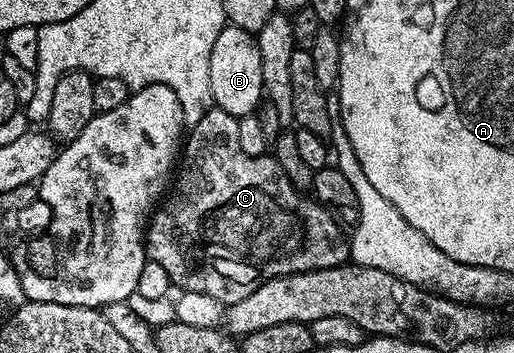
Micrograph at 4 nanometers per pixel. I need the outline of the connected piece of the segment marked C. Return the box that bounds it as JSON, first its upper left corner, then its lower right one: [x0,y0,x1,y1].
[146,106,350,306]

